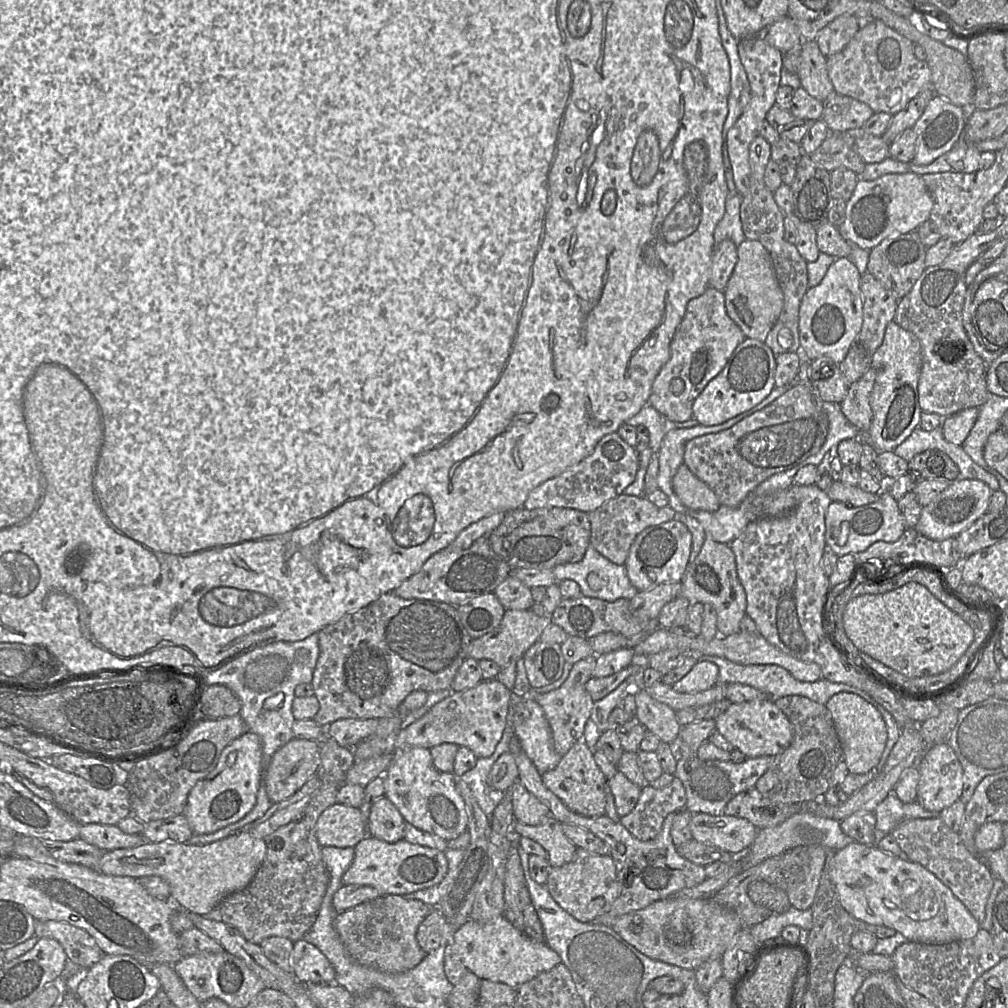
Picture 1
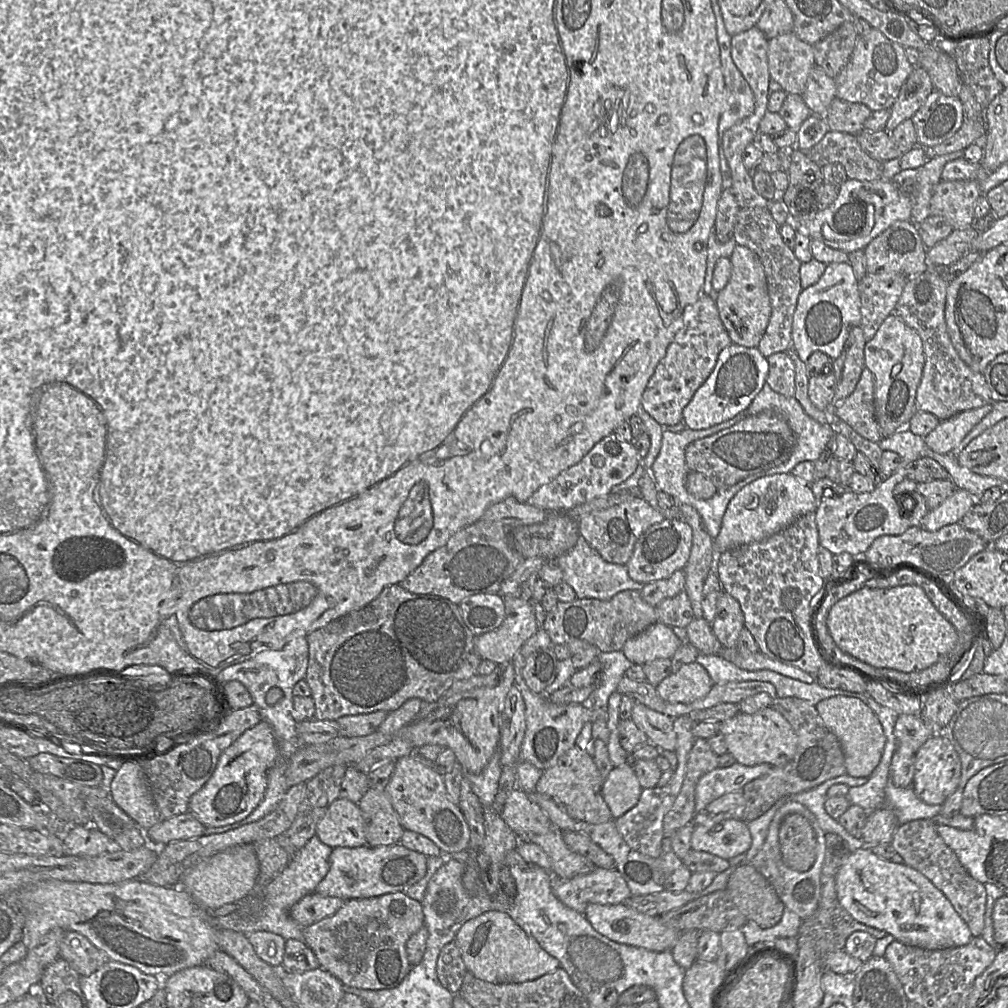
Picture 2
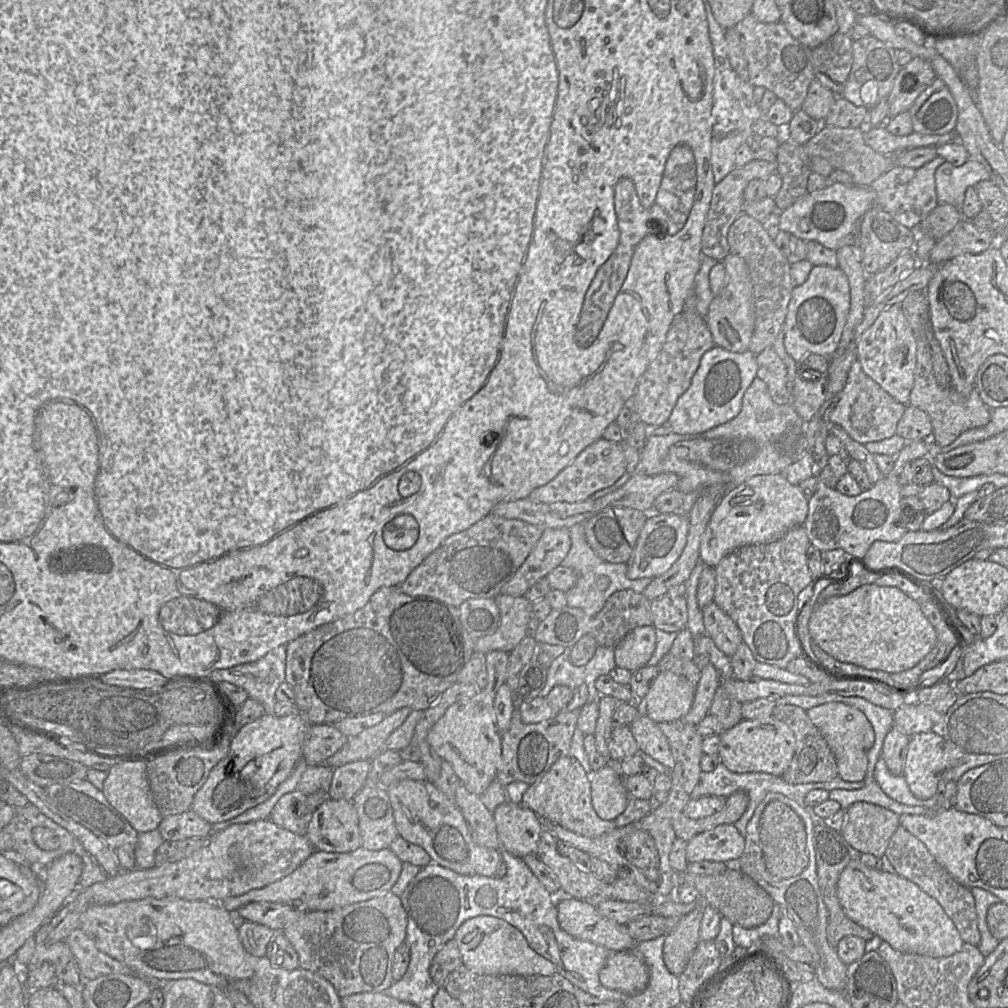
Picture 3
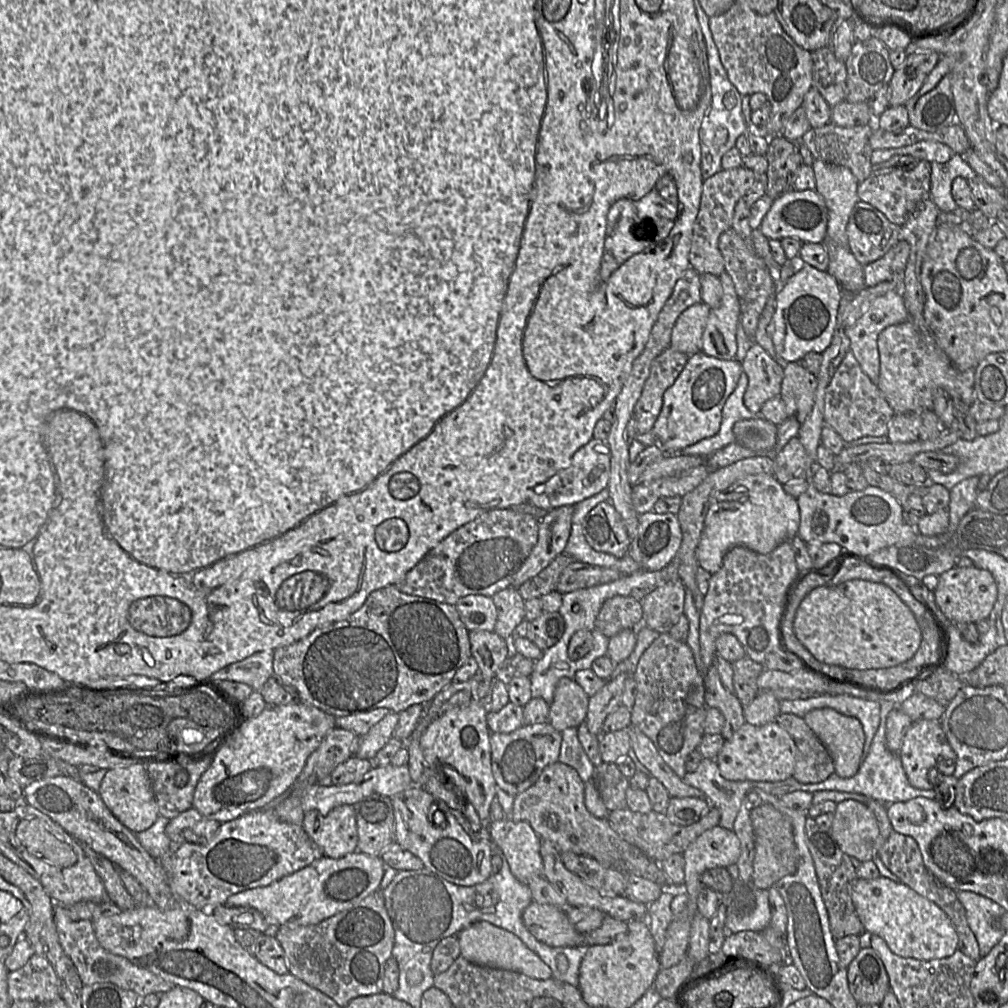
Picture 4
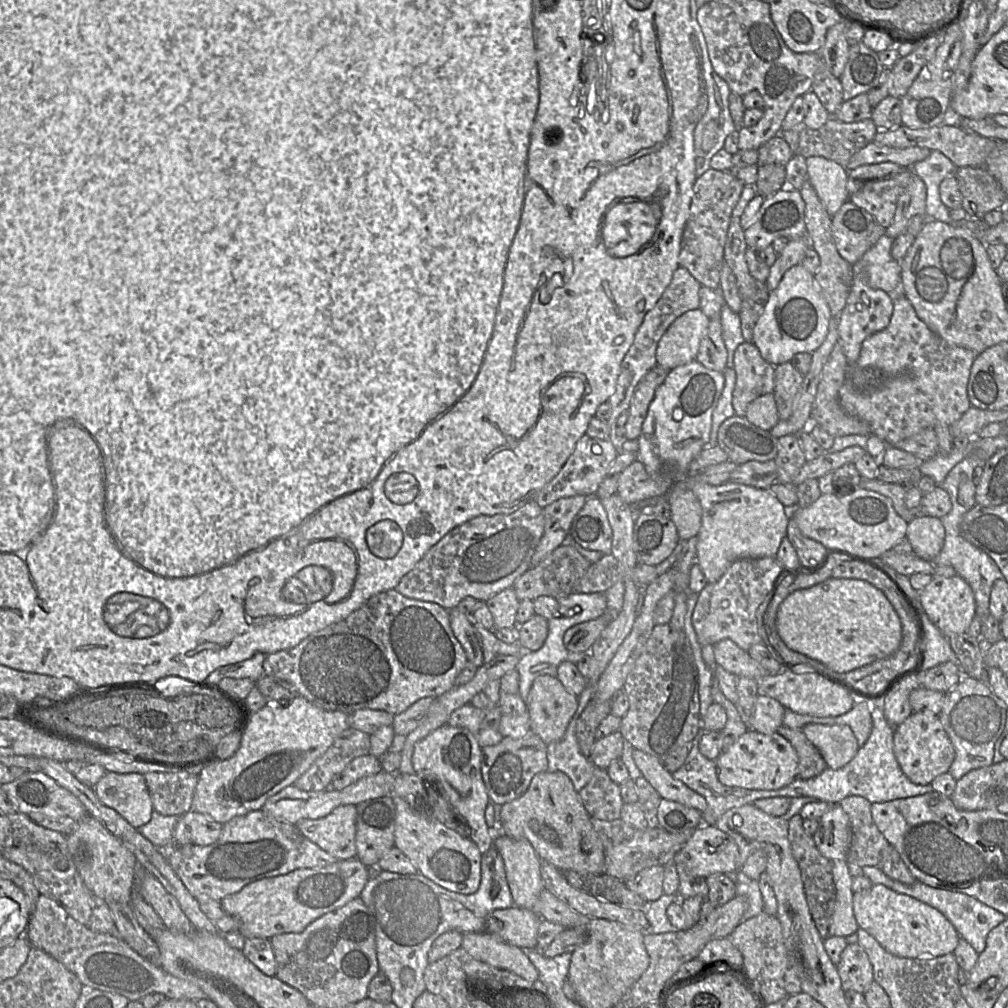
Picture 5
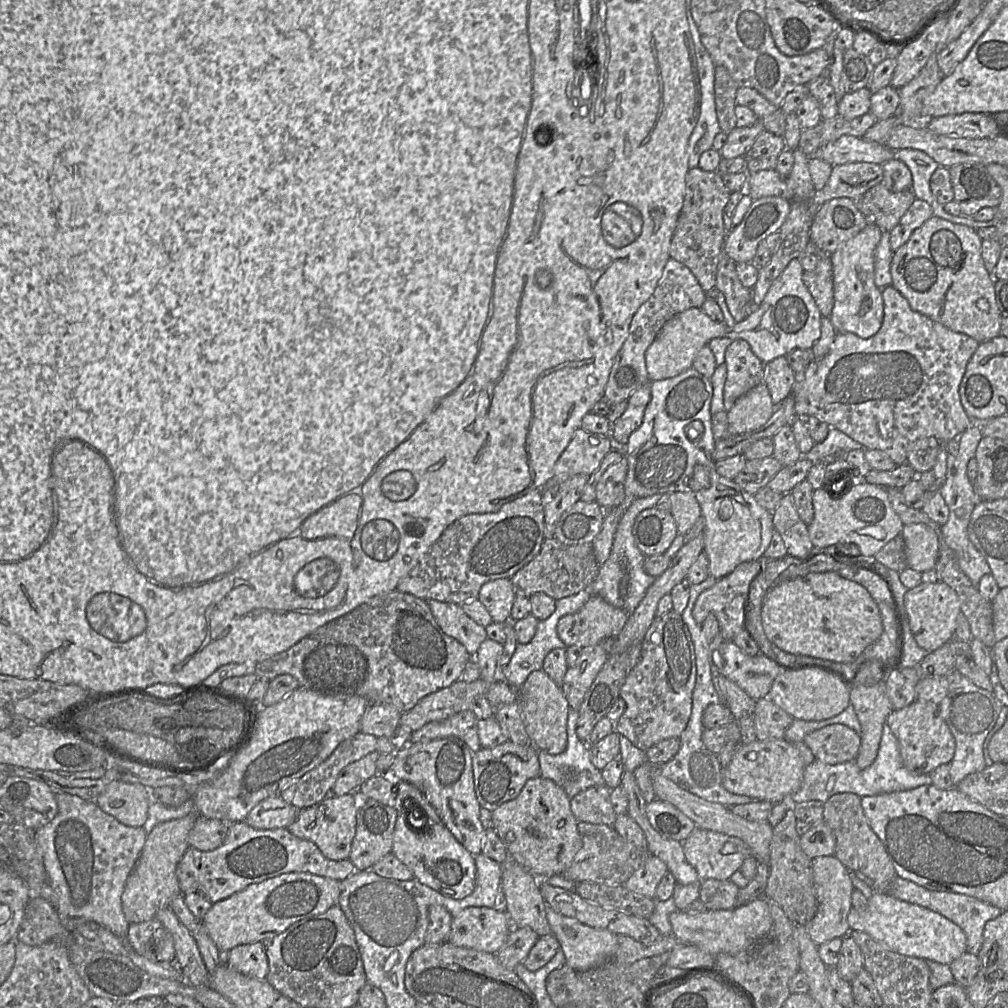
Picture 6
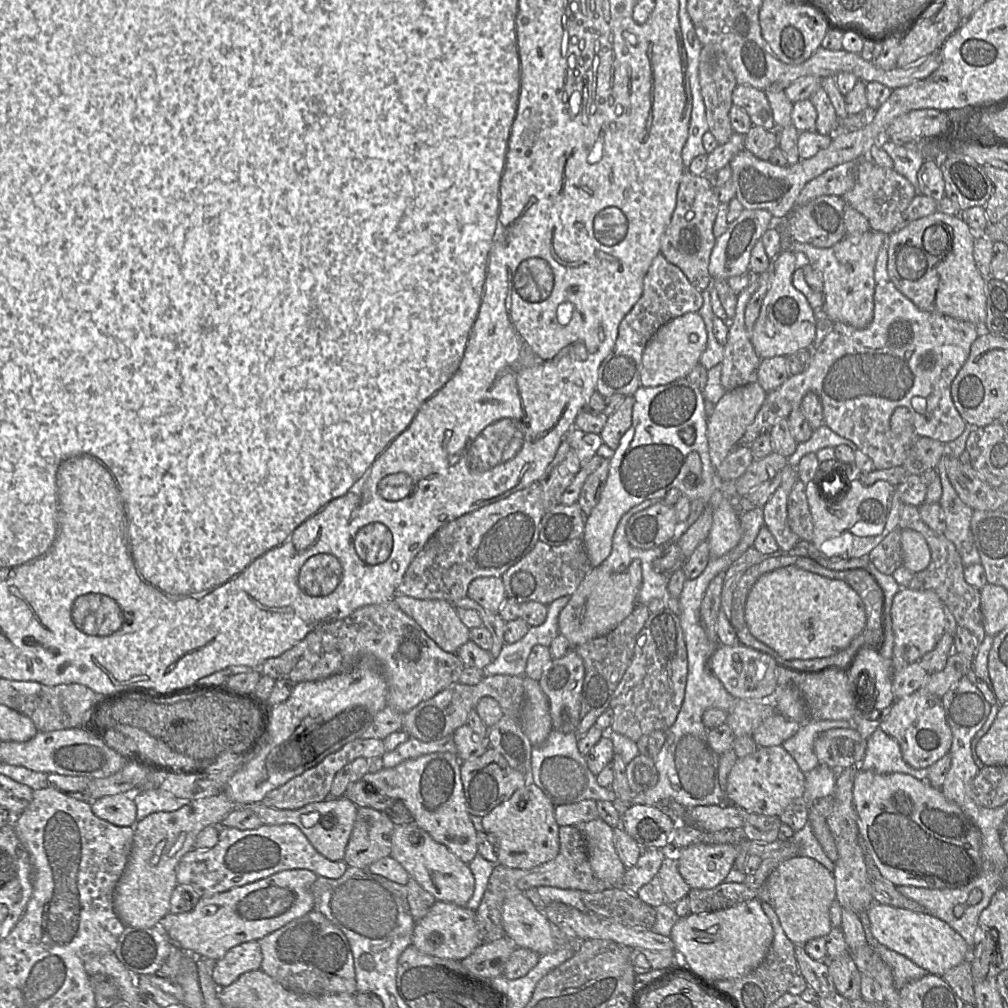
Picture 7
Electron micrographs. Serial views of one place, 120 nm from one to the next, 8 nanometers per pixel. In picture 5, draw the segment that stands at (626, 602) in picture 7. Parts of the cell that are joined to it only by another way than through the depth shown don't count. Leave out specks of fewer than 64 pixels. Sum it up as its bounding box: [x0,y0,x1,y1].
[563,611,609,652]

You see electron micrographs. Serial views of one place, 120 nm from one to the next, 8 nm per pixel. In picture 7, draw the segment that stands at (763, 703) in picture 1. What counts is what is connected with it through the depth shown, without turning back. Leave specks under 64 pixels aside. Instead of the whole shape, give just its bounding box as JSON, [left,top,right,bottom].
[725,745,805,816]

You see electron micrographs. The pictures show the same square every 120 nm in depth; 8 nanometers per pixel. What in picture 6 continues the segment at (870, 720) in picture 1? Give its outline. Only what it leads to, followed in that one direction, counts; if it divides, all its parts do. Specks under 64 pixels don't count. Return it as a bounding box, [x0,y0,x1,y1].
[804,724,861,765]

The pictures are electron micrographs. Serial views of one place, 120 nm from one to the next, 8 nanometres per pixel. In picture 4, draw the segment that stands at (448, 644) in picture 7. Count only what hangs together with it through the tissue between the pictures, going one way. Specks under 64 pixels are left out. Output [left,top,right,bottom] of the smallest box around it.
[469,631,512,681]

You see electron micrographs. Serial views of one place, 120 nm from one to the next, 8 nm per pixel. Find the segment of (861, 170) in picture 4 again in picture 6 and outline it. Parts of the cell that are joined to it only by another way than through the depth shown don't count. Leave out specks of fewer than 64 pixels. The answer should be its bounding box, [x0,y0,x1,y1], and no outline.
[799,112,877,155]

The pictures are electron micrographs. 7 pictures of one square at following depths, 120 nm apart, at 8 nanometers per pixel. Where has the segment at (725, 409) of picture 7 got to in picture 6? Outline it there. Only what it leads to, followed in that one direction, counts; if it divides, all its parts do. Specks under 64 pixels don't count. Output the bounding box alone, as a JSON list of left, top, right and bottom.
[727,384,775,436]

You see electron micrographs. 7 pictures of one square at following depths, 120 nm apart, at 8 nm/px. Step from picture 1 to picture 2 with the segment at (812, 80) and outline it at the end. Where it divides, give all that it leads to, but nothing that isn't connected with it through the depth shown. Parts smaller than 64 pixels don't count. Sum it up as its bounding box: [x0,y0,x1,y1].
[803,66,836,115]

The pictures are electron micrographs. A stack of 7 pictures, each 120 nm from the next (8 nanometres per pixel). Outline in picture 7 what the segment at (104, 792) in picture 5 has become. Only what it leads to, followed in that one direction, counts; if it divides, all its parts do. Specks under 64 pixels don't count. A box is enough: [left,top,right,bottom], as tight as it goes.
[91,792,138,827]

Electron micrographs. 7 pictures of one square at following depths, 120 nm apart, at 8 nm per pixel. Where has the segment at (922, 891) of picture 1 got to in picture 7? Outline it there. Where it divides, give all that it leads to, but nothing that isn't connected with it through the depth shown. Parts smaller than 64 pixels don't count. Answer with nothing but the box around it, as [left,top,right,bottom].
[868,903,970,976]

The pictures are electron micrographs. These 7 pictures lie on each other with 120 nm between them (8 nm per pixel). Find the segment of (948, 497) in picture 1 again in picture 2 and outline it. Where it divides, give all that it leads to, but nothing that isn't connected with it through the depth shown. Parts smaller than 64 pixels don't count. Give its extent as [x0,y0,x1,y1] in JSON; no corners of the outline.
[922,488,977,531]

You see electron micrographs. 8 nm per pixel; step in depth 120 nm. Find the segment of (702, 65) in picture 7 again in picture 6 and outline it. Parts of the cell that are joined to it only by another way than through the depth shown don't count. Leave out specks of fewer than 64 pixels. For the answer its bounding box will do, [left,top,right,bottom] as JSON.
[714,66,737,135]

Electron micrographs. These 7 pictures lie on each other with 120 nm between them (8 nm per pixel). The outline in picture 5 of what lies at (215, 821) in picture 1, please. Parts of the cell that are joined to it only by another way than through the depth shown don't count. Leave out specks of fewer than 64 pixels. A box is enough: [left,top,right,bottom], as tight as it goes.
[192,695,349,824]

